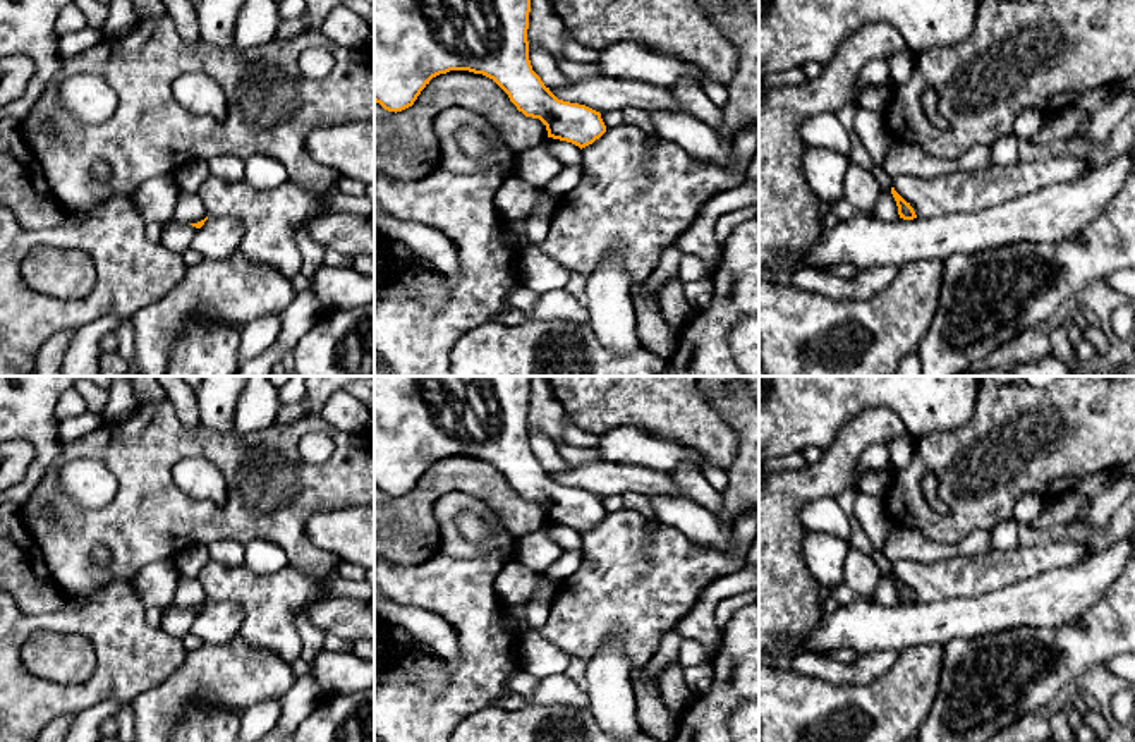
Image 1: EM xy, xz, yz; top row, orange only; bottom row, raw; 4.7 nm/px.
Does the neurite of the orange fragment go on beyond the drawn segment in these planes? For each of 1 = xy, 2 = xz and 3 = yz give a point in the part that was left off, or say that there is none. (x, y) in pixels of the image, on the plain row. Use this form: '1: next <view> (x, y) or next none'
1: next none
2: next none
3: next none

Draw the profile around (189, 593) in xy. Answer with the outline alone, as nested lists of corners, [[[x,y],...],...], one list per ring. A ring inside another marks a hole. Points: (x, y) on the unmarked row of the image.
[[[167,558],[177,574],[177,589],[173,593],[173,603],[182,608],[197,608],[206,603],[206,593],[197,577],[184,577],[177,569],[177,558]]]

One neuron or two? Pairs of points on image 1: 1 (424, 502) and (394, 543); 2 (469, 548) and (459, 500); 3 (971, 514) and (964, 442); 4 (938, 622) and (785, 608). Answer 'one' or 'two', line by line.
1: one
2: one
3: one
4: two

